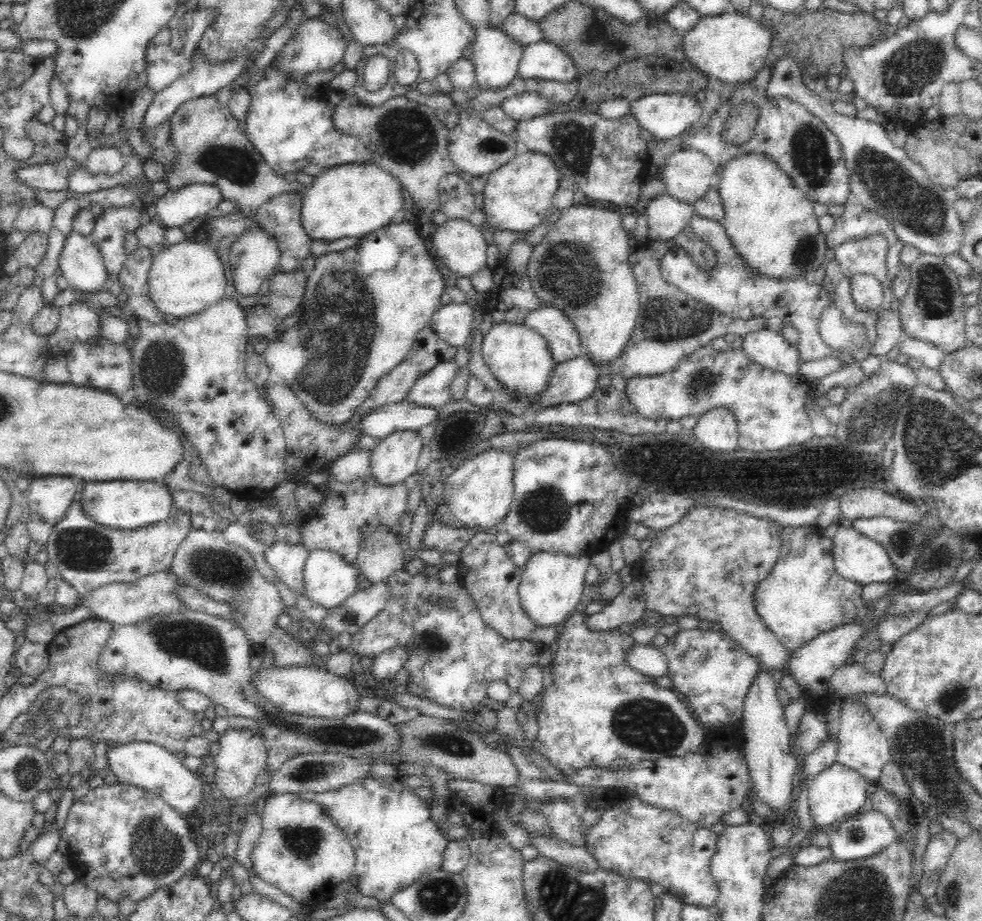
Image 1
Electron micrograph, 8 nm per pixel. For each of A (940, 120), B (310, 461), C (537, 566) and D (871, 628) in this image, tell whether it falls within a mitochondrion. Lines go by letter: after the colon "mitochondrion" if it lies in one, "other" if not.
A: other
B: other
C: other
D: other

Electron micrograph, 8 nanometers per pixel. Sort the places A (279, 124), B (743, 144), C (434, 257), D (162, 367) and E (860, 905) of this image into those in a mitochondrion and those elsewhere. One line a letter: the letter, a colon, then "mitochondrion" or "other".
A: other
B: other
C: other
D: mitochondrion
E: mitochondrion

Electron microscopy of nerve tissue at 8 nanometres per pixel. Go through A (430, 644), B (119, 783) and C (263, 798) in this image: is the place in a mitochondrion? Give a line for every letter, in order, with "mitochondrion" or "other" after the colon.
A: mitochondrion
B: other
C: other

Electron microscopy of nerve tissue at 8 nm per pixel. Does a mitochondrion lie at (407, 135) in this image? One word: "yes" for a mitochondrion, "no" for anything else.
yes

